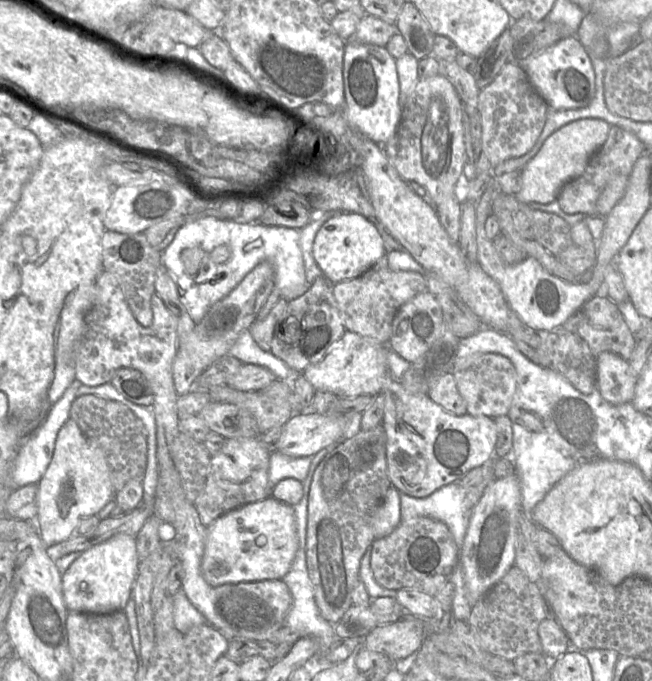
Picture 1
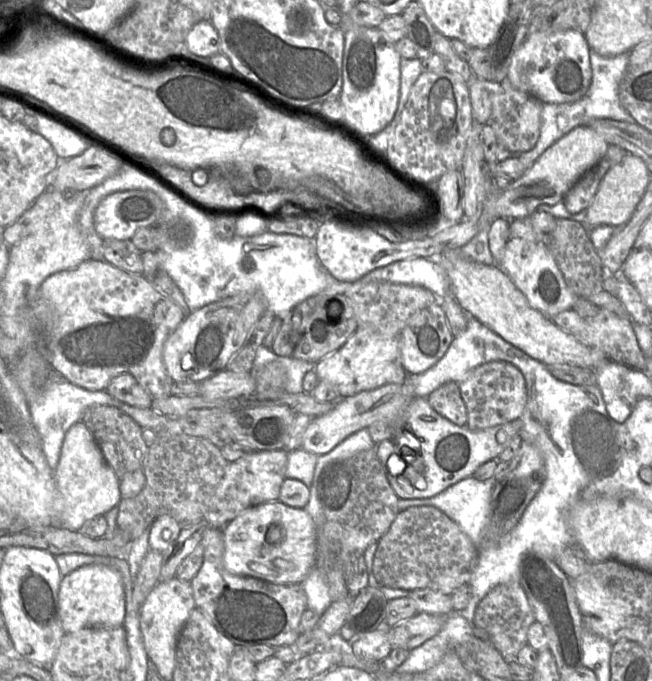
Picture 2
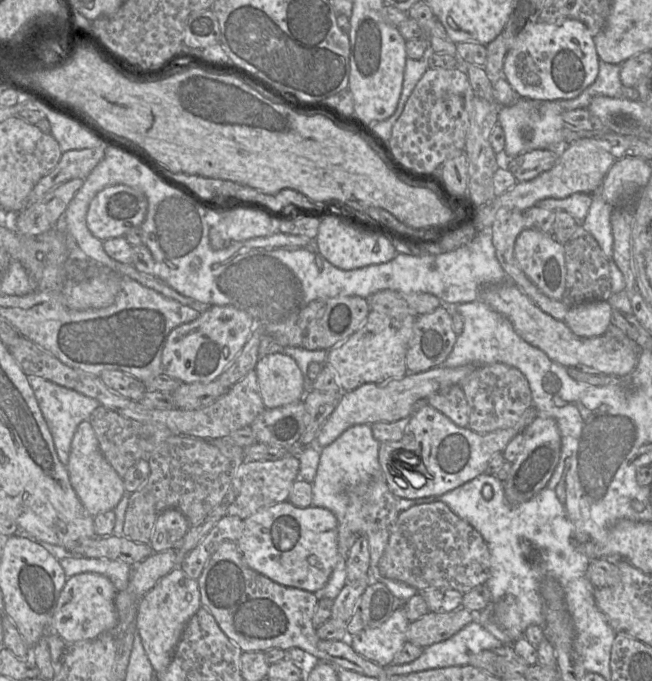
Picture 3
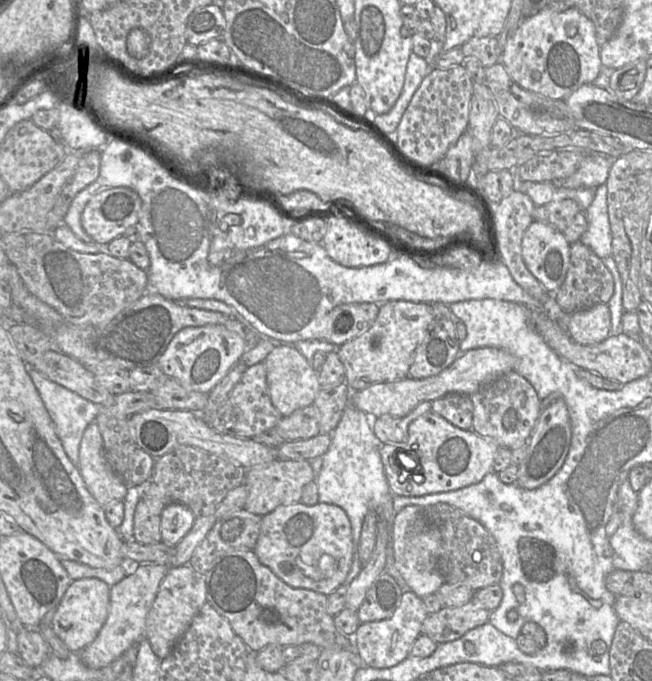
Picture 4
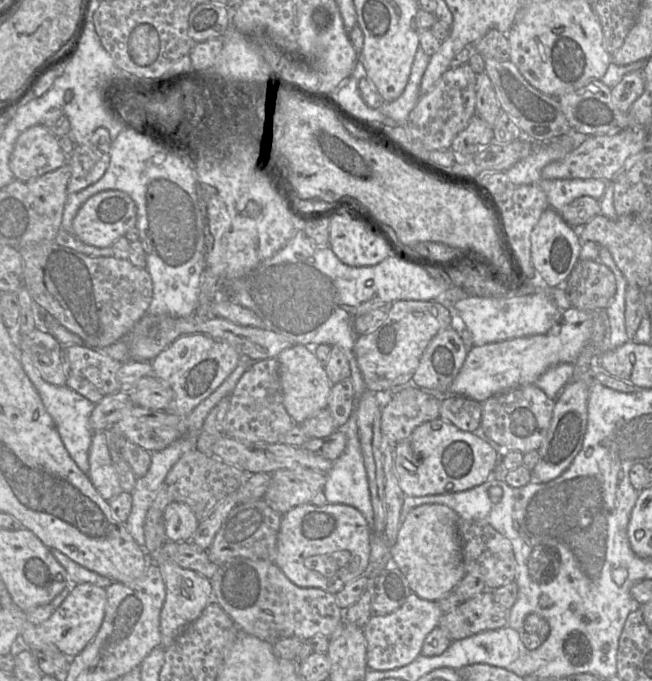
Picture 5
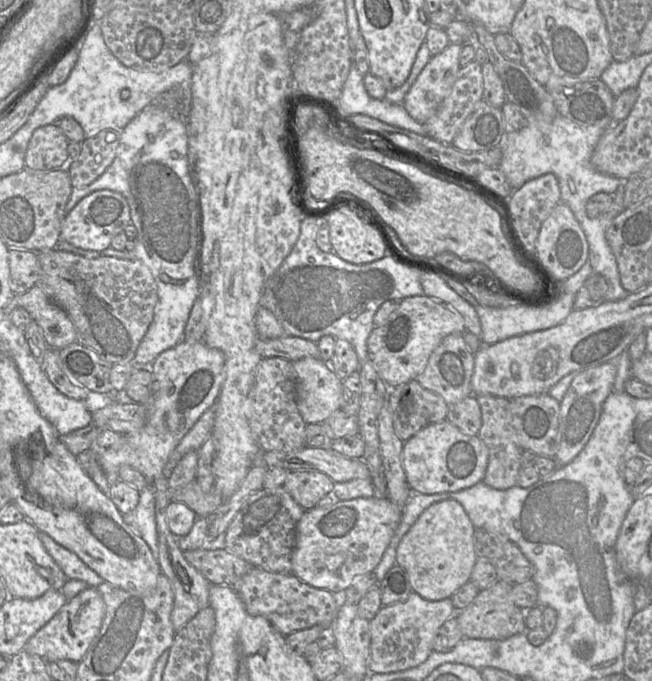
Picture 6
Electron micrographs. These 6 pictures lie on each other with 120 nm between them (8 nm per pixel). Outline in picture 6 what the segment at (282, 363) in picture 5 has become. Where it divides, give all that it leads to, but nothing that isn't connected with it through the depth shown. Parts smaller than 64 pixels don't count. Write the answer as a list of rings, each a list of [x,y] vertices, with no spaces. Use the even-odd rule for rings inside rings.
[[[305,357],[292,361],[296,373],[297,408],[307,424],[321,424],[341,410],[342,381],[329,362]]]

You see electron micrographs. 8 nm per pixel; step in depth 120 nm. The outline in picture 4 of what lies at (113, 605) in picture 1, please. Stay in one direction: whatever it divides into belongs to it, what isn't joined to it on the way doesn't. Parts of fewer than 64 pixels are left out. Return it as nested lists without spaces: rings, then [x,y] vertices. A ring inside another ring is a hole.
[[[97,578],[71,581],[52,619],[51,626],[71,652],[78,653],[91,644],[105,624],[110,604],[110,586]]]

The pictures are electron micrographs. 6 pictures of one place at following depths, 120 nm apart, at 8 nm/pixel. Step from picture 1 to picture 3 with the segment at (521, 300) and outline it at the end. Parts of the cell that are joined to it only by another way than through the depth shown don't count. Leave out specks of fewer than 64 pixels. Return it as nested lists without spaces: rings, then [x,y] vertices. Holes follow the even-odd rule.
[[[524,229],[516,238],[514,256],[526,277],[544,295],[561,301],[566,282],[562,244],[543,232]]]

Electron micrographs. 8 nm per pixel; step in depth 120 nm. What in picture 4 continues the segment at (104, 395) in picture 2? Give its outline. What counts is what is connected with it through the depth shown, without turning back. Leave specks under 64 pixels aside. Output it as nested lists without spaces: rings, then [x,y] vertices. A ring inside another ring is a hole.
[[[28,367],[28,375],[36,387],[38,394],[54,424],[55,432],[66,455],[72,464],[78,467],[79,447],[83,433],[90,423],[95,422],[96,416],[102,412],[102,407],[45,378],[34,368]]]

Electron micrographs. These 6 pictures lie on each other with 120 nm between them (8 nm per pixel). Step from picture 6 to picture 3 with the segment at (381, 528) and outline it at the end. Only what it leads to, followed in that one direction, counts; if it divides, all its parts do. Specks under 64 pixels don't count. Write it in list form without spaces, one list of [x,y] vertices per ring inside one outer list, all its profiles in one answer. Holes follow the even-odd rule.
[[[285,501],[264,507],[244,521],[242,536],[236,543],[251,569],[283,586],[313,593],[327,584],[338,561],[338,520],[330,510],[312,505],[300,508]]]

